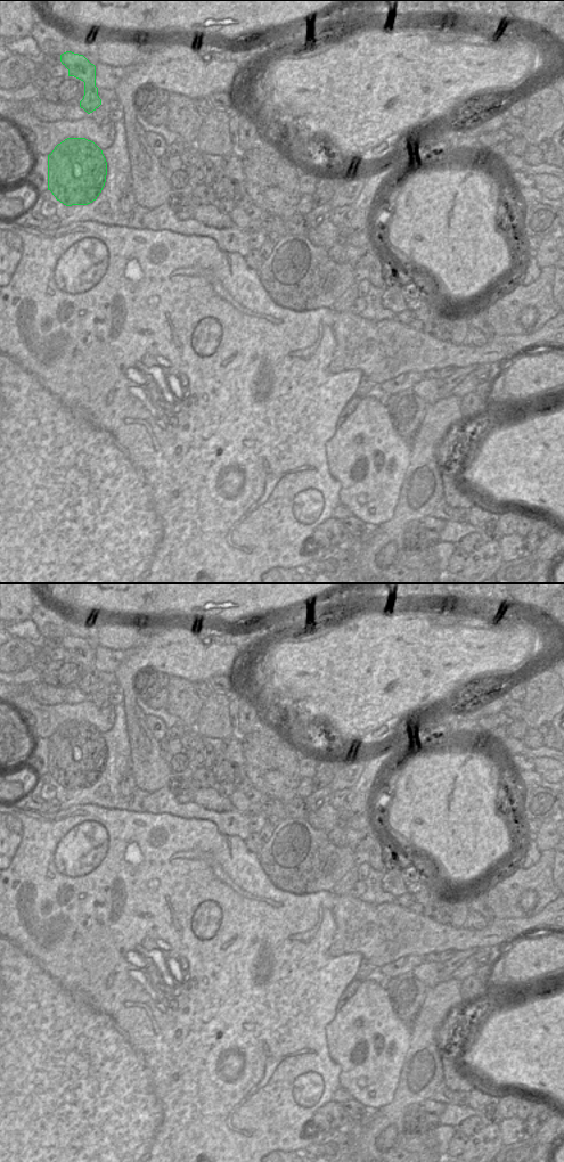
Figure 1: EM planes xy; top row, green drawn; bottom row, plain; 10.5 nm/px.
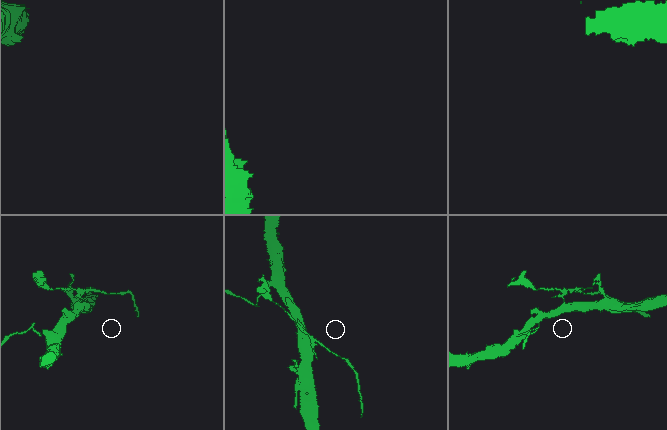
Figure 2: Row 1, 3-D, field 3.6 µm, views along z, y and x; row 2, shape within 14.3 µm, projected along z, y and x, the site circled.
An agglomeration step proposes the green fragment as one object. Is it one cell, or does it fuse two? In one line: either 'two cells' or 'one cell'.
two cells

